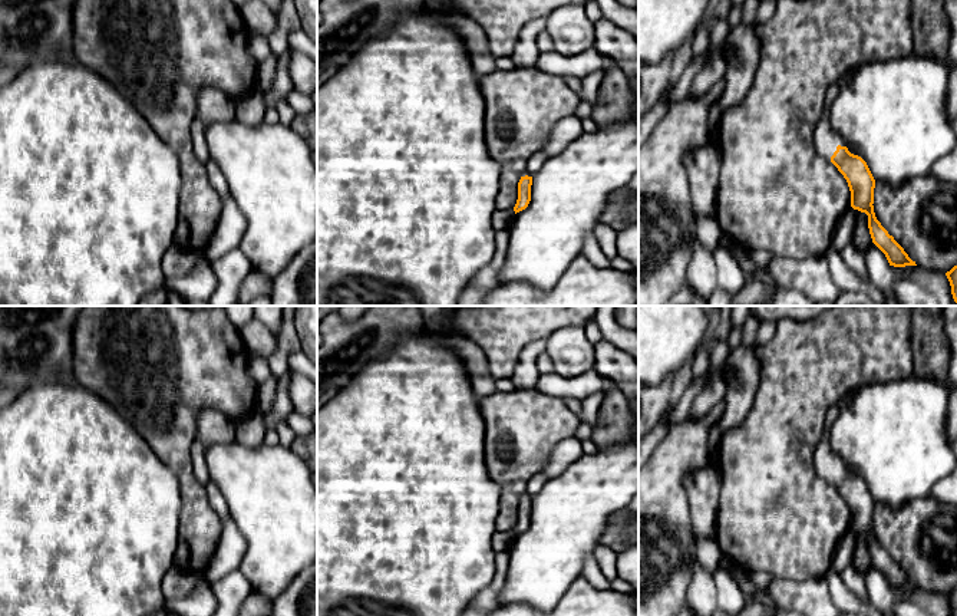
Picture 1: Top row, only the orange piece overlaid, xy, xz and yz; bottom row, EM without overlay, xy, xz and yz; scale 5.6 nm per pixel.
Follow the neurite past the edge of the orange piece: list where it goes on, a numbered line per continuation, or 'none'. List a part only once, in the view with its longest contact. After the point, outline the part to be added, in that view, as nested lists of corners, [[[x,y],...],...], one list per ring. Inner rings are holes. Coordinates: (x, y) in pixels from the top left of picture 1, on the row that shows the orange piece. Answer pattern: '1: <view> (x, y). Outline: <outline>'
1: yz (825, 141). Outline: [[[838,83],[831,85],[825,95],[825,106],[822,116],[814,131],[815,149],[826,161],[831,161],[831,157],[836,151],[838,145],[845,146],[845,142],[831,128],[831,116],[829,116],[831,106],[838,95],[839,95]]]

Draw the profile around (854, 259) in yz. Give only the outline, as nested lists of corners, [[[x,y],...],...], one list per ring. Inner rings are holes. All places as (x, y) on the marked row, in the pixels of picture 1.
[[[848,246],[842,248],[839,253],[845,263],[855,271],[858,277],[861,277],[865,281],[871,281],[868,277],[864,256],[857,248]]]

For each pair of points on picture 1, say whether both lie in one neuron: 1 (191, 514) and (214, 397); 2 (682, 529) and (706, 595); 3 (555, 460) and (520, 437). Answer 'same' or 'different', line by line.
1: same
2: different
3: different

